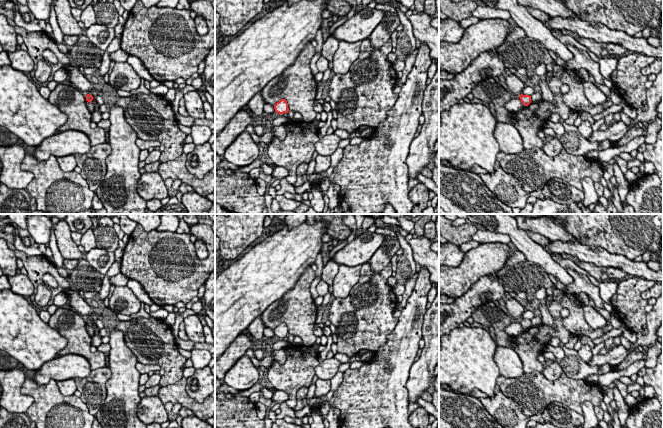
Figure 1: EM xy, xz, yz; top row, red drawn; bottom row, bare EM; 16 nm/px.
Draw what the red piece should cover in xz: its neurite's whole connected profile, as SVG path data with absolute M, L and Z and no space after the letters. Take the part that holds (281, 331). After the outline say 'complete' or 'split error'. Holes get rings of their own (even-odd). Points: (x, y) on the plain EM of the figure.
M281 323L279 326L277 326L274 329L274 333L275 333L275 336L277 336L279 338L288 337L289 332L288 332L287 325L285 323Z; complete

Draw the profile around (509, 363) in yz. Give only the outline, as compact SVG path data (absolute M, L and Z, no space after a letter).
M497 345L494 361L499 368L500 376L517 378L524 374L522 361L512 348Z

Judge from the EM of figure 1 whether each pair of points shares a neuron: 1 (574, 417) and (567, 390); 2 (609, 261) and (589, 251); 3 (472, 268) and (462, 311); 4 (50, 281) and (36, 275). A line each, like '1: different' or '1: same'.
1: different
2: same
3: different
4: different

